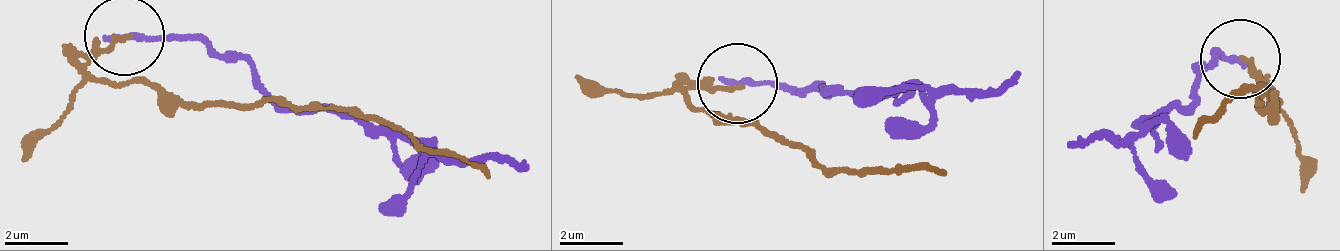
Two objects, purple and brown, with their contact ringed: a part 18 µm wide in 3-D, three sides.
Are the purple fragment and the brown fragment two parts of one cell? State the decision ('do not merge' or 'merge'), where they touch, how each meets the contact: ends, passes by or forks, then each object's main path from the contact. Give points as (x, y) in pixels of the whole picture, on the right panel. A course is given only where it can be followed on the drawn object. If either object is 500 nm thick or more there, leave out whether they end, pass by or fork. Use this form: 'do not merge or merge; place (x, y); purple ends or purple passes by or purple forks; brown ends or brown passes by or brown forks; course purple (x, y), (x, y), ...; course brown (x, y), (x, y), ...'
do not merge; place (1240, 59); purple ends; brown ends; course purple (1243, 61), (1212, 48), (1183, 107), (1155, 107), (1121, 142), (1088, 131), (1068, 144); course brown (1243, 61), (1264, 91), (1276, 101), (1257, 106), (1263, 95), (1241, 85), (1196, 119), (1197, 137)

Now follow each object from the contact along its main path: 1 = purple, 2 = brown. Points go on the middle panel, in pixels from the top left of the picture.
1: (735, 85), (796, 85), (827, 98), (836, 85), (954, 93), (1009, 87), (1021, 74)
2: (735, 85), (688, 85), (693, 104), (756, 122), (819, 167), (867, 169), (933, 164), (941, 173)

